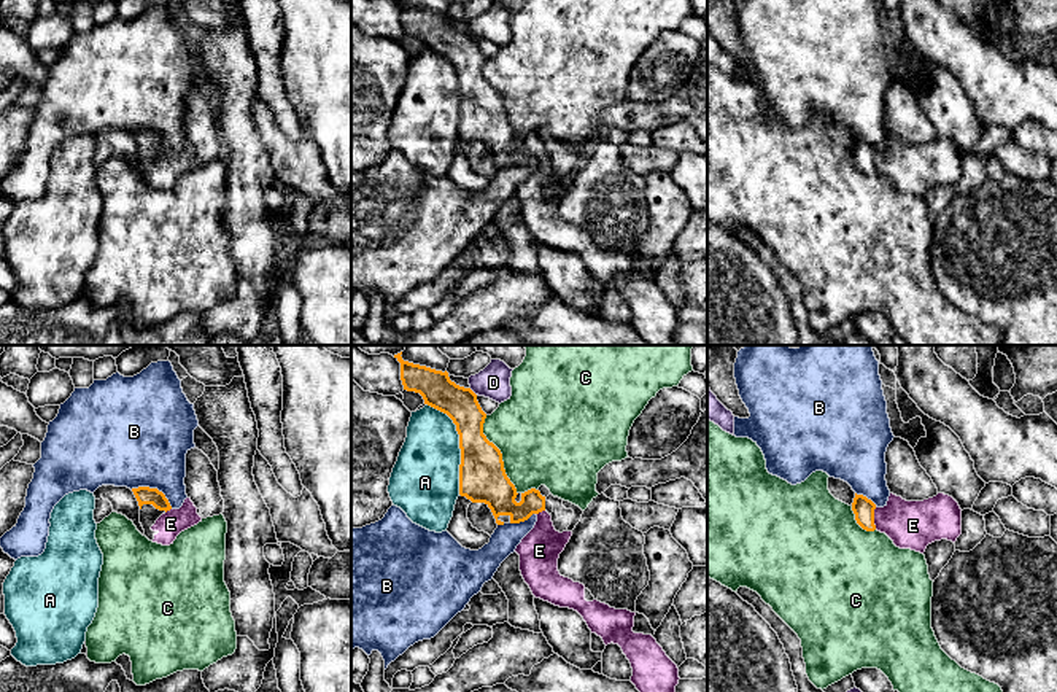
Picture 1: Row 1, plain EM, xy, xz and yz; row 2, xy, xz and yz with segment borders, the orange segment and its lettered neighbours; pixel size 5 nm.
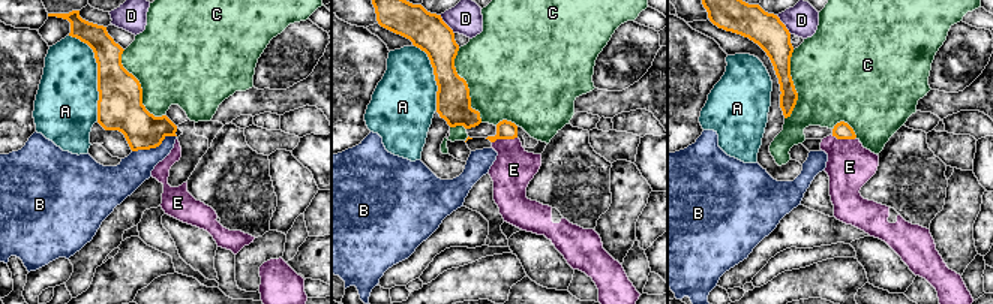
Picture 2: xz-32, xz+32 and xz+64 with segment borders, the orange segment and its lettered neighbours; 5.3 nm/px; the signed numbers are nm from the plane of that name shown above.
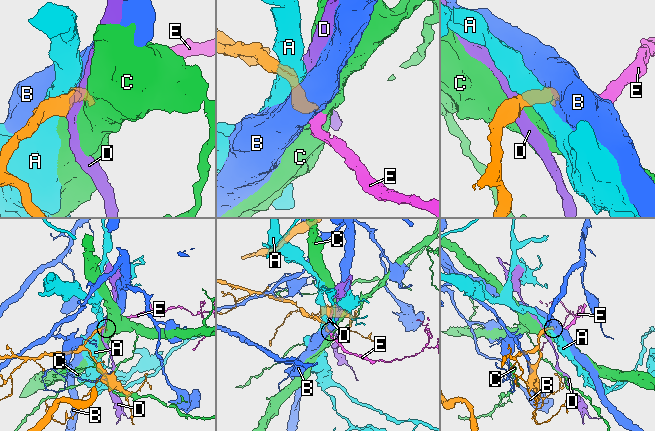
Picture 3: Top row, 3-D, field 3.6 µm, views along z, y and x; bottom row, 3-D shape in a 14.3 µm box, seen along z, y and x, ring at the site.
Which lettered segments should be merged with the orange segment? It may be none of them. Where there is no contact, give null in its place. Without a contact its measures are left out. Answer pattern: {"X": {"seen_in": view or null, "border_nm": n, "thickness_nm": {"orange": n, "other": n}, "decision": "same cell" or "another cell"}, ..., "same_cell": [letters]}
{"A": {"seen_in": "xz", "border_nm": 500, "thickness_nm": {"orange": 240, "other": 340}, "decision": "another cell"}, "B": {"seen_in": "xy", "border_nm": 240, "thickness_nm": {"orange": 90, "other": 460}, "decision": "another cell"}, "C": {"seen_in": "xz", "border_nm": 440, "thickness_nm": {"orange": 240, "other": 480}, "decision": "another cell"}, "D": {"seen_in": "xz", "border_nm": 50, "thickness_nm": {"orange": 170, "other": 170}, "decision": "another cell"}, "E": {"seen_in": "yz", "border_nm": 120, "thickness_nm": {"orange": 110, "other": 240}, "decision": "same cell"}, "same_cell": ["E"]}

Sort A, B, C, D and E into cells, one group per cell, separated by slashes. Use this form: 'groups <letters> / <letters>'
groups A / B / C / D / E

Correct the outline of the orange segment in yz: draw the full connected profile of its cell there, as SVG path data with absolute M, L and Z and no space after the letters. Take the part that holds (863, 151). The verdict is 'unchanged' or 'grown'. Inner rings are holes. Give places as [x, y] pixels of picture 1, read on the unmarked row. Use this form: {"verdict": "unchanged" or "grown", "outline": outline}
{"verdict": "grown", "outline": "M855 137L852 154L863 173L885 177L896 191L920 197L935 185L955 186L962 178L962 153L944 137L923 145L906 145L890 137L884 151Z"}

